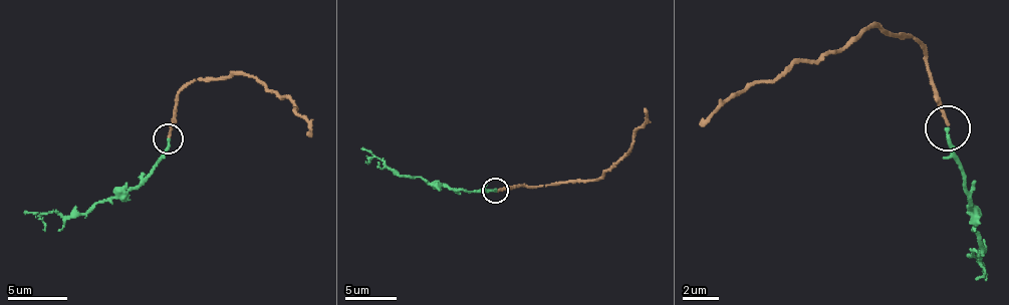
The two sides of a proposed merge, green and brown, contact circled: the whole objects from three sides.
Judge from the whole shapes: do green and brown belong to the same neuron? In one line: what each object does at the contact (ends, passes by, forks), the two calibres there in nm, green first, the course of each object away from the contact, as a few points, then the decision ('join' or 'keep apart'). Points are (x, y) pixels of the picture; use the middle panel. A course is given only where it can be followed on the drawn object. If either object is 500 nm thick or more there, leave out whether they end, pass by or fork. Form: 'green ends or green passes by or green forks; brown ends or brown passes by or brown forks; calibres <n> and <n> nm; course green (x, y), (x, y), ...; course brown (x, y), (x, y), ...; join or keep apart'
green ends; brown ends; calibres 170 and 160 nm; course green (496, 190), (454, 190), (394, 175), (362, 147); course brown (496, 190), (602, 179), (606, 171), (626, 157), (645, 119), (645, 108); join

